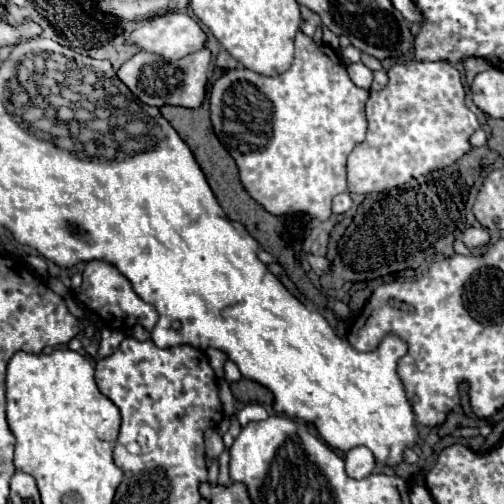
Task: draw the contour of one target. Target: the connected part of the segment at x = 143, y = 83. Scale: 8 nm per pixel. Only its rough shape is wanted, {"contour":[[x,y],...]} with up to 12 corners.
{"contour":[[210,50],[136,52],[118,78],[148,106],[200,108]]}

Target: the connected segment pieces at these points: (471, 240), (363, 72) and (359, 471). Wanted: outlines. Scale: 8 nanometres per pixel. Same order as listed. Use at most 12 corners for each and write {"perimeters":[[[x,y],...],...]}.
{"perimeters":[[[482,226],[464,230],[462,240],[468,248],[488,244],[490,236]],[[362,62],[348,66],[348,76],[358,88],[370,90],[372,70]],[[366,446],[346,454],[346,474],[362,480],[372,474],[376,460]]]}

